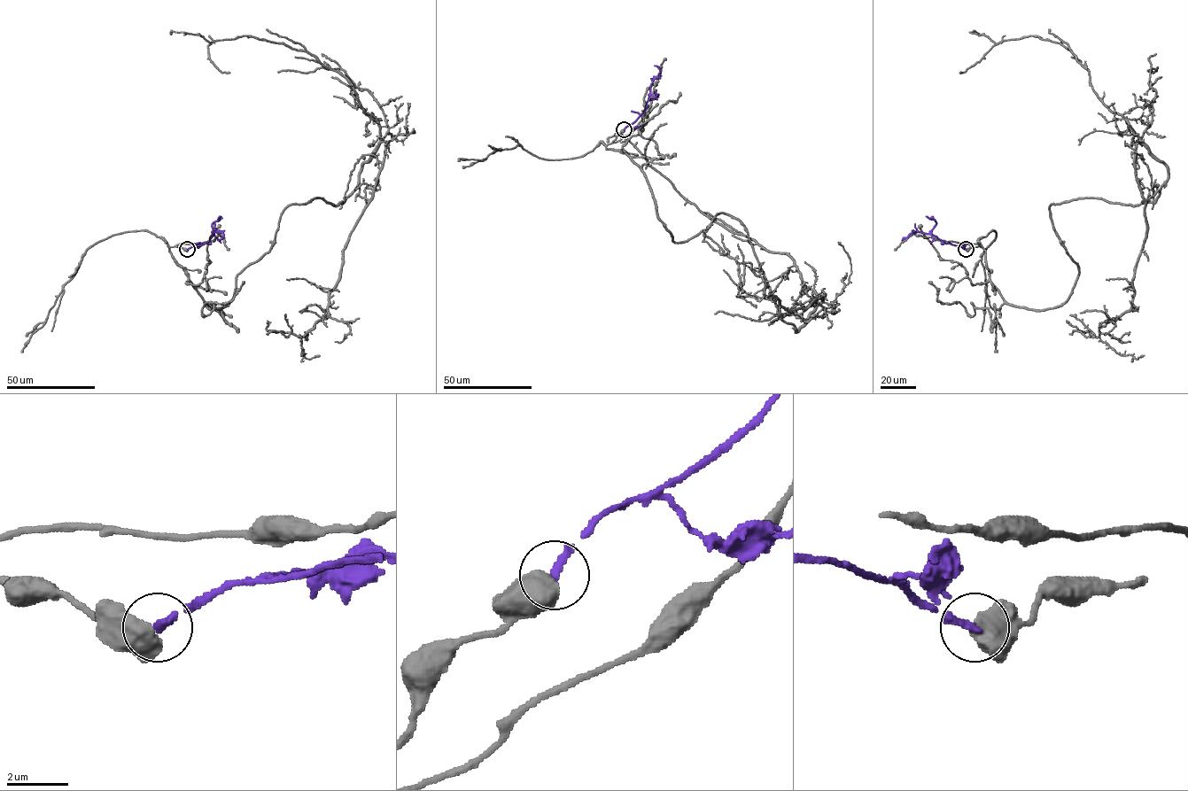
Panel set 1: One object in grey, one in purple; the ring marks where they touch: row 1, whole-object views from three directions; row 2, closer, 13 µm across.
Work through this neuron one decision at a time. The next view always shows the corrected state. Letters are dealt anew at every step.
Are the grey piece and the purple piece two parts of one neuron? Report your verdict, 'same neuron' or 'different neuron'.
different neuron

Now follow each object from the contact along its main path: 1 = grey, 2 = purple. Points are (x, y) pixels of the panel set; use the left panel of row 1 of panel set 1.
1: (187, 249), (169, 250), (218, 310), (284, 209), (350, 195), (380, 126), (304, 50), (171, 34)
2: (187, 249), (207, 244), (213, 232), (221, 232), (224, 237), (217, 240)

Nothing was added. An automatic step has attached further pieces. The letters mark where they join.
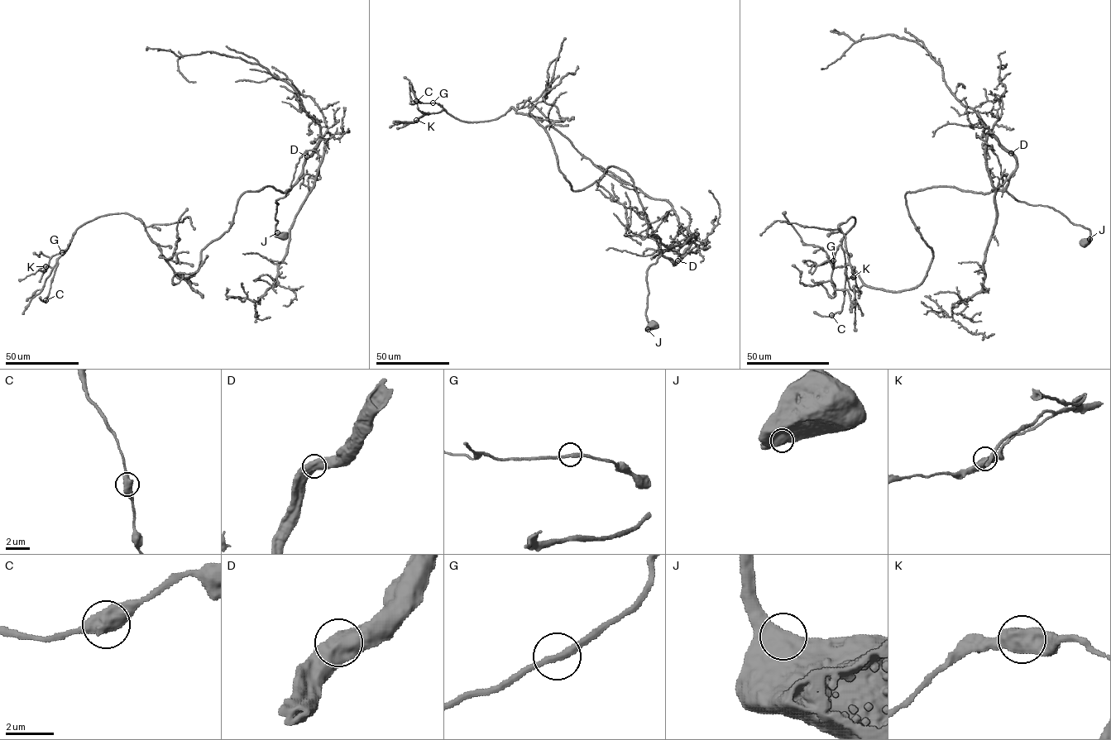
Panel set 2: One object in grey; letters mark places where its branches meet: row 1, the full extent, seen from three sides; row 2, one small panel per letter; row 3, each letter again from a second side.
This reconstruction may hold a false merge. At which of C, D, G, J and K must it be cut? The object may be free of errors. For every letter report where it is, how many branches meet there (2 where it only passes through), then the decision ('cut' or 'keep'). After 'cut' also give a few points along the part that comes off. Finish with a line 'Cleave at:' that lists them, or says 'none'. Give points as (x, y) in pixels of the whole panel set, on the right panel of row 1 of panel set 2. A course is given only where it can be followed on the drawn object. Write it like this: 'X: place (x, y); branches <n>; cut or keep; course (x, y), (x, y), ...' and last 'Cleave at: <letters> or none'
C: place (831, 315); branches 2; keep
D: place (1011, 153); branches 2; keep
G: place (833, 260); branches 2; keep
J: place (1089, 239); branches 2; keep
K: place (853, 277); branches 2; keep
Cleave at: none

